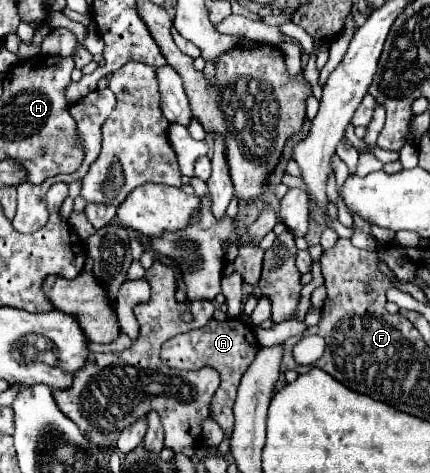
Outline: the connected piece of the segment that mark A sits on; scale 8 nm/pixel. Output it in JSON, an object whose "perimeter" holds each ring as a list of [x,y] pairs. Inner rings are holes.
{"perimeter":[[[211,319],[205,327],[201,329],[191,329],[189,333],[175,335],[167,343],[163,343],[161,348],[161,360],[163,365],[178,369],[187,370],[191,364],[191,370],[198,370],[205,367],[213,367],[221,373],[221,385],[211,401],[211,417],[217,417],[217,423],[225,429],[227,435],[231,435],[233,429],[233,403],[237,395],[239,381],[247,367],[253,363],[255,353],[257,353],[257,343],[255,335],[249,329],[249,339],[247,339],[247,327],[241,319],[227,319],[223,323]]]}

